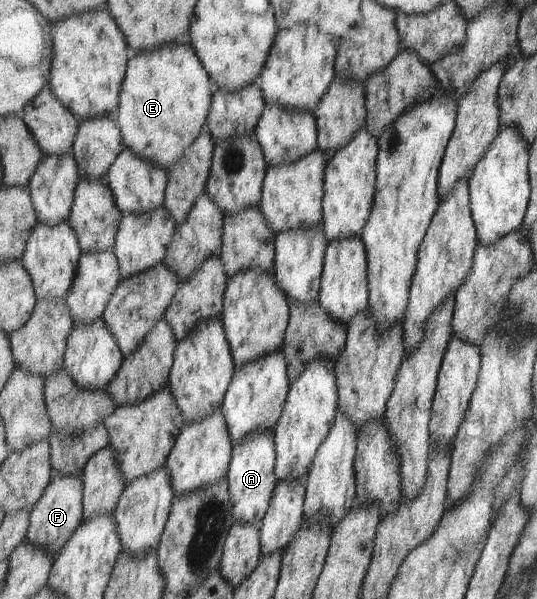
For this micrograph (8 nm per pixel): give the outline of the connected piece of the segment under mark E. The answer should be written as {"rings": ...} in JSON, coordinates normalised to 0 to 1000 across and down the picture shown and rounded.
{"rings":[[[356,68],[337,73],[304,73],[296,80],[270,83],[263,90],[248,87],[225,152],[220,184],[212,192],[222,217],[229,222],[231,242],[259,264],[315,287],[333,267],[341,267],[345,254],[363,240],[363,234],[387,210],[400,149],[399,134],[374,107],[374,98],[367,93]]]}

